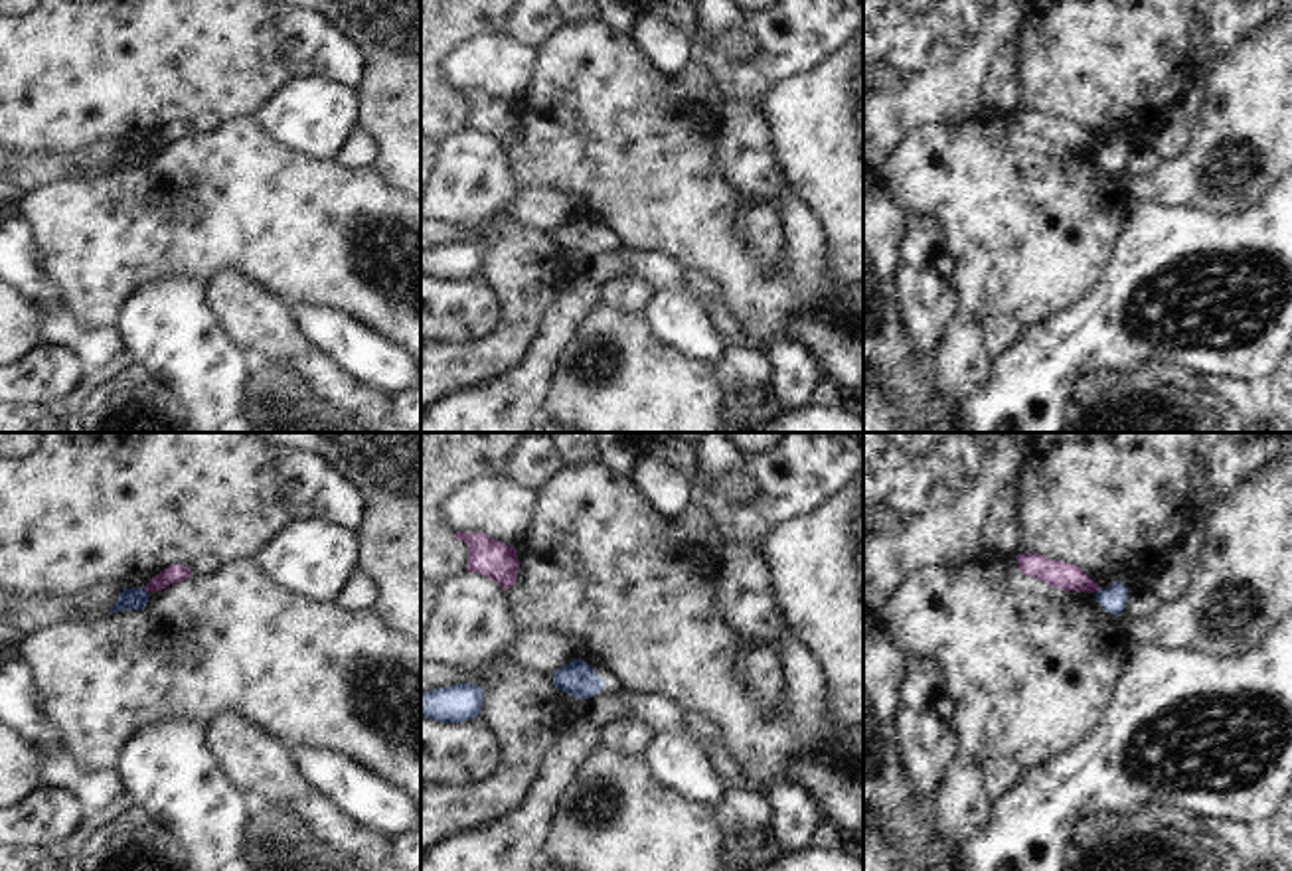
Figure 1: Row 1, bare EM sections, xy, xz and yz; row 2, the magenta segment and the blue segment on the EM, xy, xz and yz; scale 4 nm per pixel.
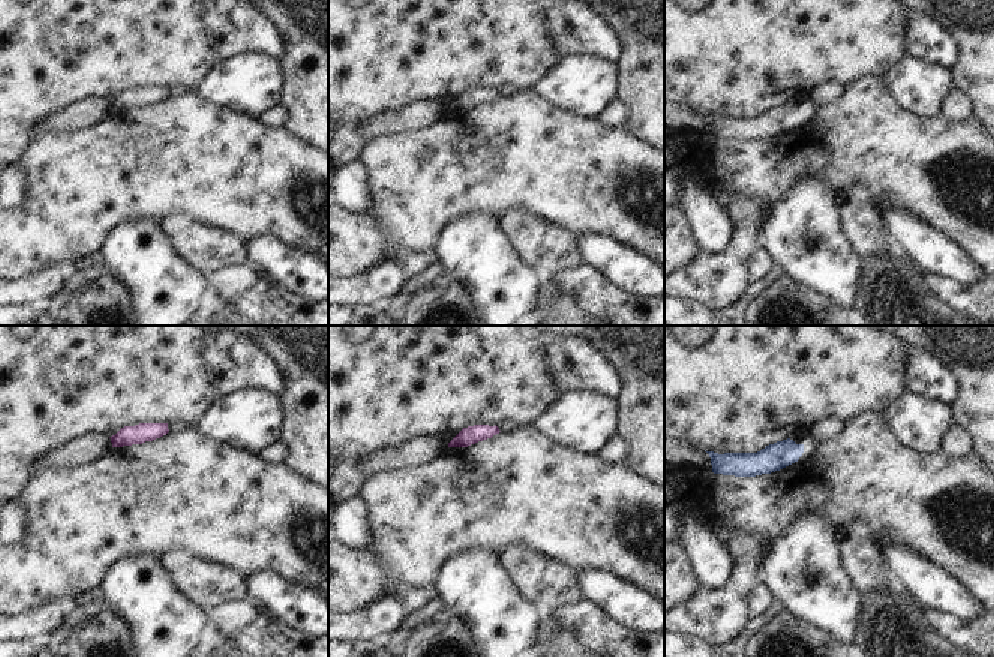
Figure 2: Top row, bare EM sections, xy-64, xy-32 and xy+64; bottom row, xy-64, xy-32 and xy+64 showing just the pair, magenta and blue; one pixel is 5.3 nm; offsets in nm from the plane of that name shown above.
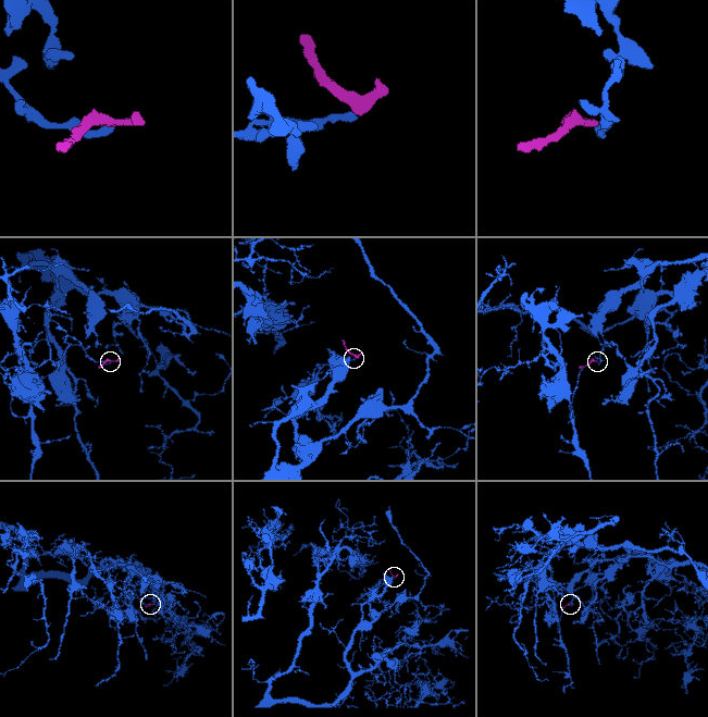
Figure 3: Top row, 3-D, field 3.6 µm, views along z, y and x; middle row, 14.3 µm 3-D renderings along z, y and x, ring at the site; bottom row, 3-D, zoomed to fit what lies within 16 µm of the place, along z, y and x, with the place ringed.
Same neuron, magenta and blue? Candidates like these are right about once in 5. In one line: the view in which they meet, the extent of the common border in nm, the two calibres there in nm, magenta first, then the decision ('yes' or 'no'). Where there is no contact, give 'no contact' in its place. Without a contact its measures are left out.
no contact; no

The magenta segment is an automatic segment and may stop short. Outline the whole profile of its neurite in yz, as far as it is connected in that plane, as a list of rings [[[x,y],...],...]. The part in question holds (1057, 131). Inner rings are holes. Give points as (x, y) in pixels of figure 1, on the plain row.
[[[1021,111],[1015,117],[1023,132],[1045,138],[1051,144],[1077,150],[1100,148],[1100,144],[1083,126],[1071,120],[1051,119],[1037,111]]]

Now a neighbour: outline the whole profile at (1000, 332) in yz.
[[[1000,316],[1000,318],[986,318],[982,322],[984,330],[984,348],[992,359],[1002,356],[1011,344],[1019,340],[1025,332],[1013,318]]]

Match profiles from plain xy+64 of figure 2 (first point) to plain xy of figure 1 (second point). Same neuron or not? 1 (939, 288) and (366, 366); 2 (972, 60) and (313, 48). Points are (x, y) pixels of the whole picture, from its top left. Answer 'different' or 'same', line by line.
1: different
2: different

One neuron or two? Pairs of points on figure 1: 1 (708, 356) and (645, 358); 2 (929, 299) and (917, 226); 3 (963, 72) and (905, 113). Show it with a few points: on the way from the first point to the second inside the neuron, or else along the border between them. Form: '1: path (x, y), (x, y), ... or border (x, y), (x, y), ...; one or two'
1: border (648, 328), (660, 340), (716, 370); two
2: path (925, 281), (923, 243); one
3: path (949, 85), (919, 105); one

